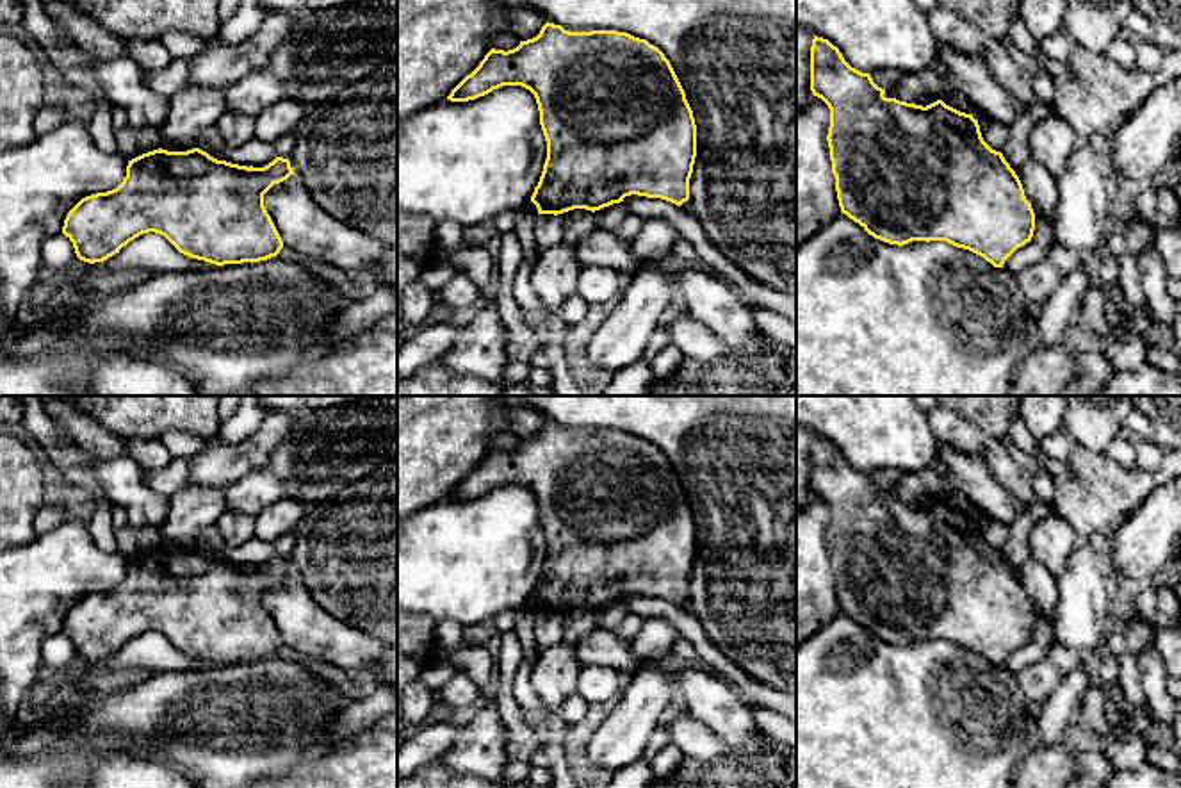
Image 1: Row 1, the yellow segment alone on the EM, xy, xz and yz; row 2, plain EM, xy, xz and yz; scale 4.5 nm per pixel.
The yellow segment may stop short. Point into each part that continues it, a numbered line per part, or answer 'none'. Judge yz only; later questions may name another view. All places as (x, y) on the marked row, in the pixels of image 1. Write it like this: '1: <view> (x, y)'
none

